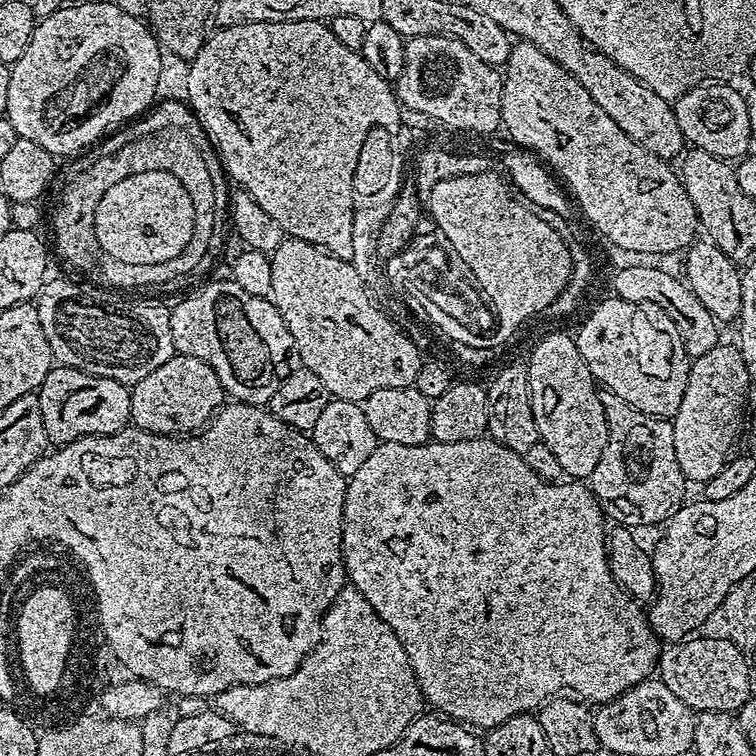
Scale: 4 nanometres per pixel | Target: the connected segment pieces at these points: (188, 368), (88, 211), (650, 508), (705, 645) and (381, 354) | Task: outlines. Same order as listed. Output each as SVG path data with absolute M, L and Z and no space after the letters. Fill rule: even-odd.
M174 354L158 370L150 370L142 382L131 385L131 423L137 428L162 434L180 436L203 429L225 403L226 393L218 382L218 374L198 358Z
M157 128L148 136L138 138L134 142L126 142L126 146L118 146L118 150L113 152L104 152L100 154L93 164L88 164L64 189L60 192L60 201L56 204L56 209L52 212L52 240L56 243L56 252L68 264L73 264L80 272L85 272L87 279L92 282L99 282L101 285L108 280L116 280L116 290L132 290L128 288L152 288L163 286L168 279L177 274L188 272L188 268L192 268L192 264L196 264L196 260L200 260L200 256L204 253L204 248L208 244L208 235L214 231L214 178L210 178L210 166L206 166L206 158L202 158L202 154L198 154L198 146L194 146L194 142L190 138L190 134L185 132L183 128ZM146 170L163 170L174 174L182 186L186 186L186 190L192 196L194 202L194 234L190 234L190 242L186 242L186 250L182 250L182 254L177 254L174 258L169 258L167 262L158 262L150 266L134 266L133 264L123 264L114 261L107 264L105 259L101 264L97 261L102 257L100 247L98 246L98 238L94 230L94 214L98 210L98 202L102 202L102 194L106 194L106 190L110 190L110 186L114 186L114 182L122 182L122 178L126 178L130 174L138 174Z
M607 390L600 392L600 401L606 414L606 426L608 427L608 441L606 450L602 450L602 459L598 461L598 466L594 466L594 474L590 477L590 487L592 495L600 503L601 510L609 521L620 526L627 526L629 529L648 528L651 524L667 525L672 515L684 507L686 497L684 497L684 487L686 481L678 454L674 450L674 430L671 419L663 416L651 416L642 414L634 406L630 406L618 394Z
M723 635L700 636L685 638L679 642L672 642L660 653L658 661L658 679L666 686L666 690L674 693L674 698L686 702L686 706L693 712L726 712L739 713L740 707L753 695L752 672L748 669L745 653L734 646Z
M286 238L282 242L282 246L278 246L278 250L270 253L272 257L271 271L271 285L270 290L272 295L270 297L272 305L279 310L282 318L286 322L286 326L290 330L290 334L294 338L294 346L296 347L295 355L298 357L299 363L305 368L314 370L314 374L318 374L318 379L322 381L322 386L326 386L329 397L337 400L354 400L363 402L367 396L374 394L374 390L386 390L387 388L410 388L415 385L418 378L418 370L422 363L422 355L420 356L420 348L375 304L374 301L368 297L365 281L360 279L358 270L354 270L354 266L347 260L340 260L336 256L330 255L317 244L310 242L302 242L301 240L293 240Z

